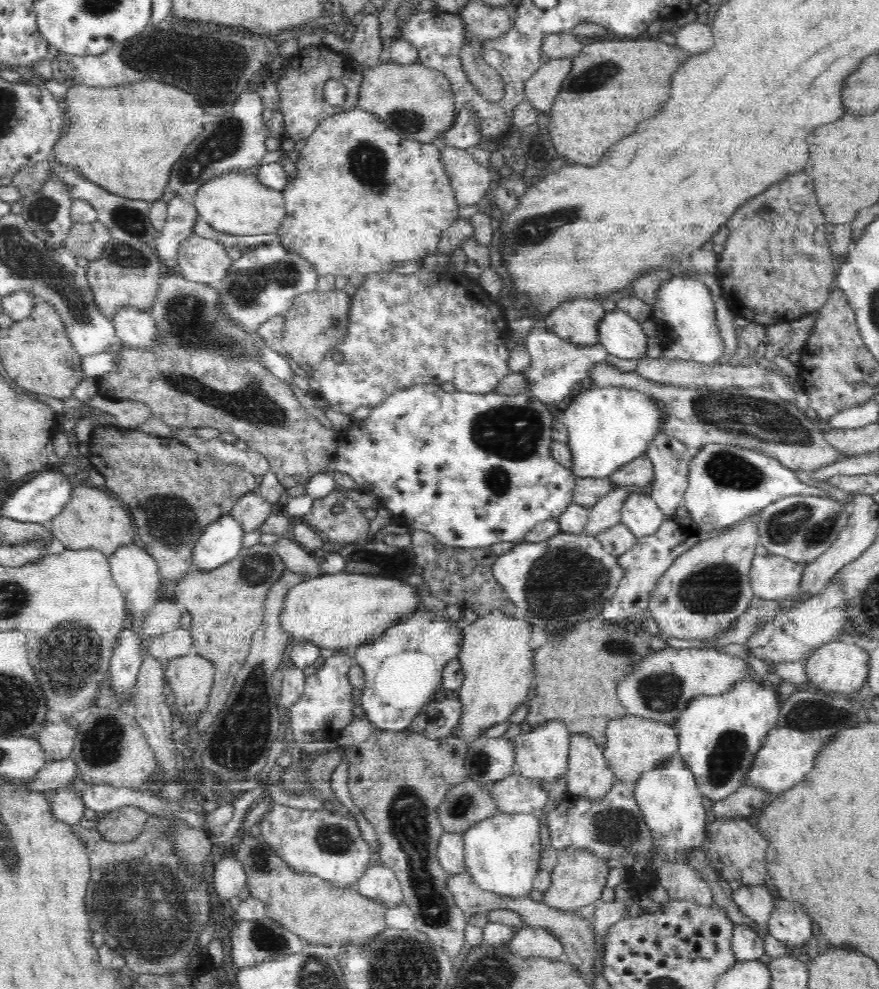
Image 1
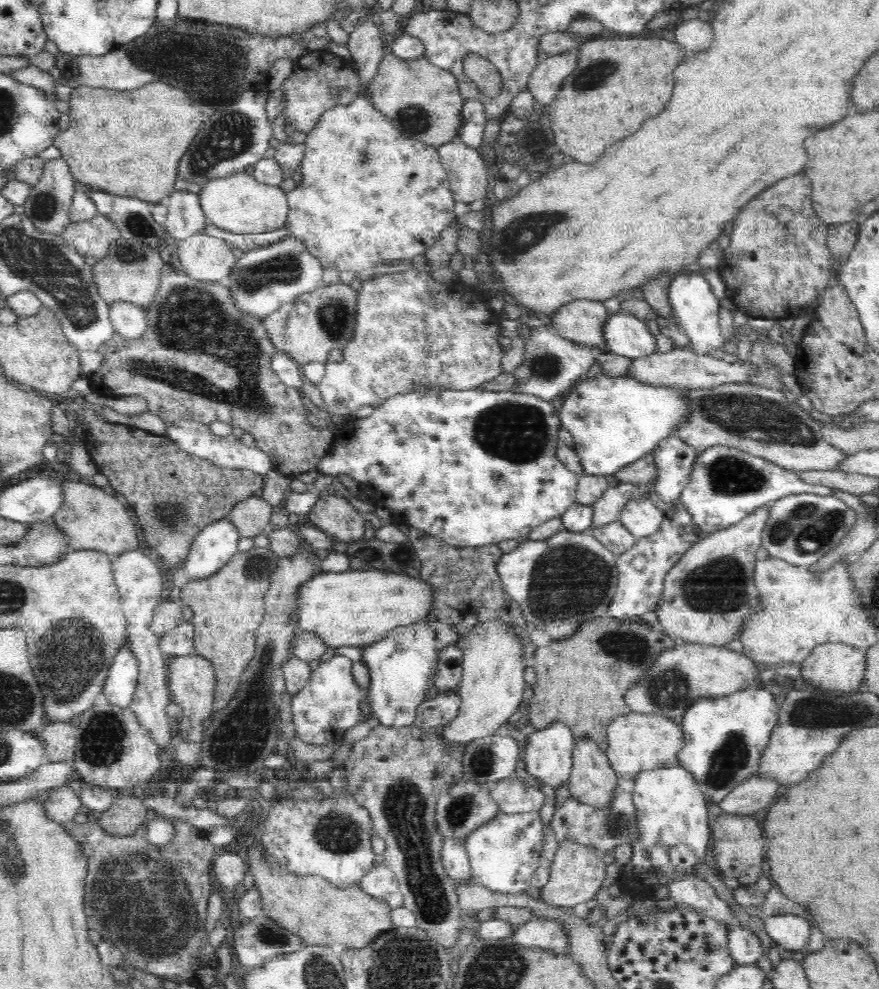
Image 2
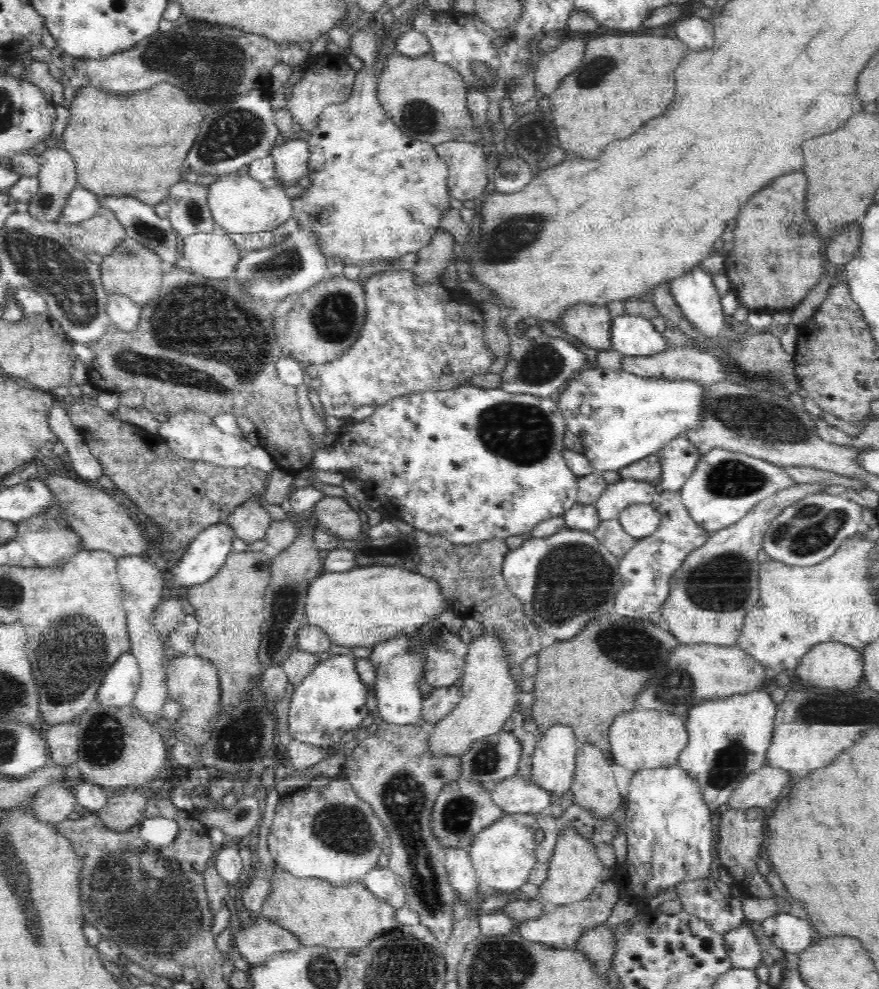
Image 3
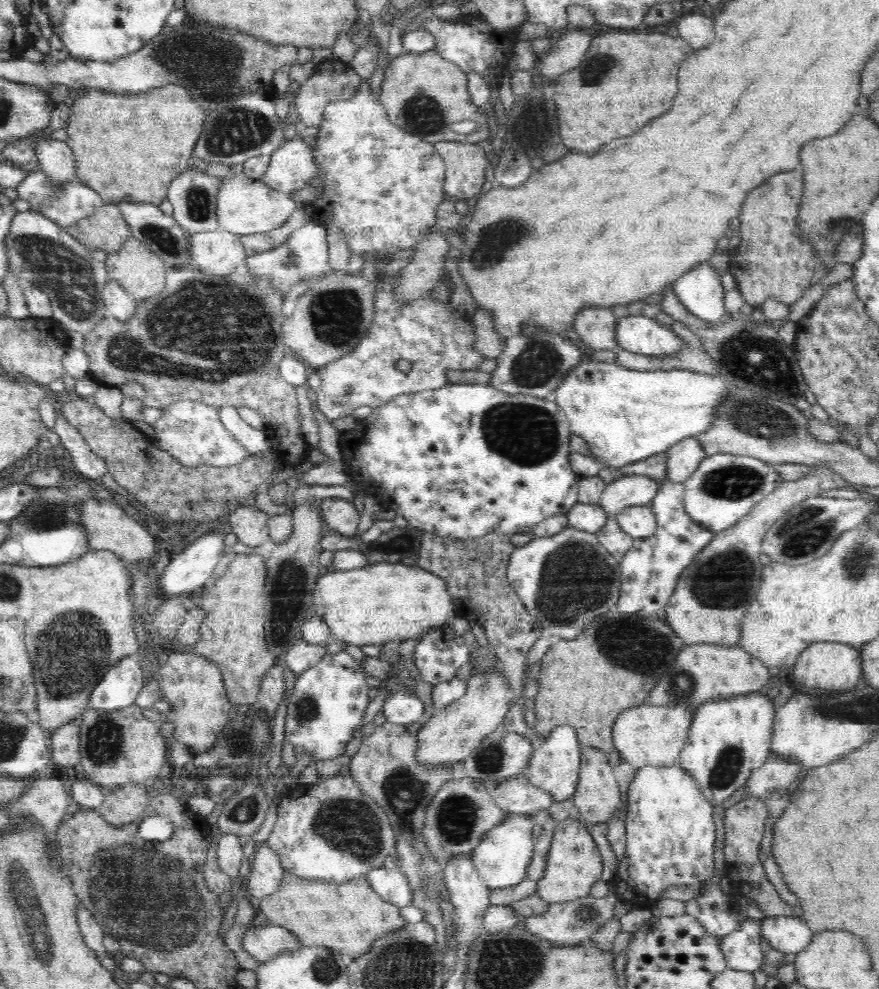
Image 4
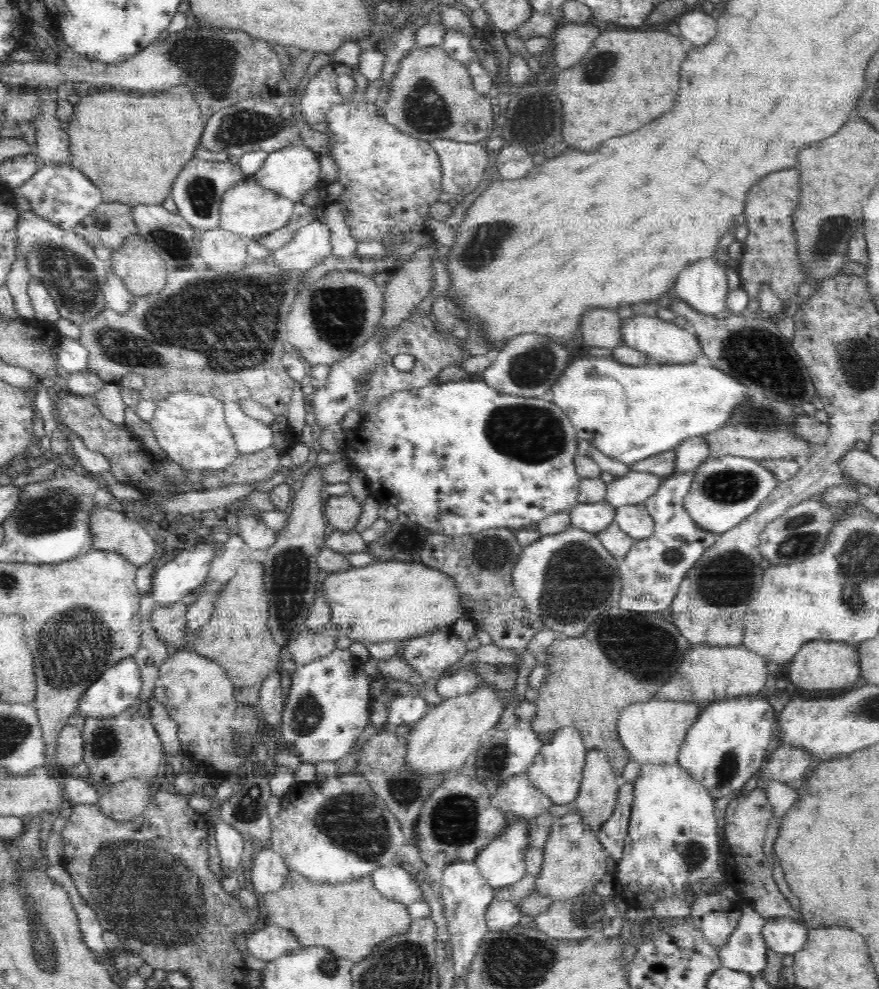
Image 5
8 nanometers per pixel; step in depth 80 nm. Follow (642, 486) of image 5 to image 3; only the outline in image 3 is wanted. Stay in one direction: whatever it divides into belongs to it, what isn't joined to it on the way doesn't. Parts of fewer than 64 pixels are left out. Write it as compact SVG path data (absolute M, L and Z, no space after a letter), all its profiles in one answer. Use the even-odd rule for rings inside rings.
M620 480L607 486L595 502L601 521L616 520L620 512L634 503L650 504L656 496L658 487L643 480Z

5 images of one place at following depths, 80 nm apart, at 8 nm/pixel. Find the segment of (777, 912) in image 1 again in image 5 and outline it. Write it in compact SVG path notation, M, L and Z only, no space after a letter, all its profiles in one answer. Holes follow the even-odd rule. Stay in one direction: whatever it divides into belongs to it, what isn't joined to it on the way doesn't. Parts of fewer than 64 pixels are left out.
M774 917L766 920L762 936L768 949L781 955L794 955L804 948L808 940L808 931L800 921Z

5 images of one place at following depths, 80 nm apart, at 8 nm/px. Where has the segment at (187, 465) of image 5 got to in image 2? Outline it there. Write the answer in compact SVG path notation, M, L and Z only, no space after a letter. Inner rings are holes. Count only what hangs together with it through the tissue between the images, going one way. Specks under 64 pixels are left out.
M193 420L172 422L166 428L166 436L187 454L209 460L219 467L248 469L260 475L265 475L267 472L274 470L272 459L266 453L256 448L244 446L241 440L236 439L233 435L216 436L210 432L209 425L202 422L194 422Z

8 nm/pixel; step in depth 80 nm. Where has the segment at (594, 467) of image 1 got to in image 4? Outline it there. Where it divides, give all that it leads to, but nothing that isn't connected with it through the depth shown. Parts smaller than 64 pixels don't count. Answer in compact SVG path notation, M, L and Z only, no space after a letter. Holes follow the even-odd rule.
M582 360L564 376L552 398L564 411L572 434L584 439L591 457L606 468L620 468L665 452L676 441L707 431L715 419L717 406L732 385L722 376L696 374L689 370L628 370L619 364L598 364Z

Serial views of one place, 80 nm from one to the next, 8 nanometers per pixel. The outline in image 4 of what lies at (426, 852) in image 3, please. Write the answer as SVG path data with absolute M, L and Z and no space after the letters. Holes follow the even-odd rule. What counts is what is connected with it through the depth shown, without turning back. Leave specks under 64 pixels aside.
M386 722L377 726L371 735L363 738L358 752L350 759L348 773L354 778L356 785L360 787L360 791L364 795L368 795L378 806L381 806L388 820L390 820L394 836L396 836L396 846L393 852L396 868L406 876L413 894L411 905L419 908L423 912L423 921L431 924L434 928L436 945L443 954L446 949L446 922L444 922L444 914L440 904L444 900L448 900L446 883L444 883L444 865L432 857L432 851L428 849L428 845L424 841L422 830L424 830L426 808L430 806L436 792L444 784L454 779L454 772L452 771L452 765L420 765L420 761L416 759L416 748L418 748L418 737L416 734L410 733L406 725Z

